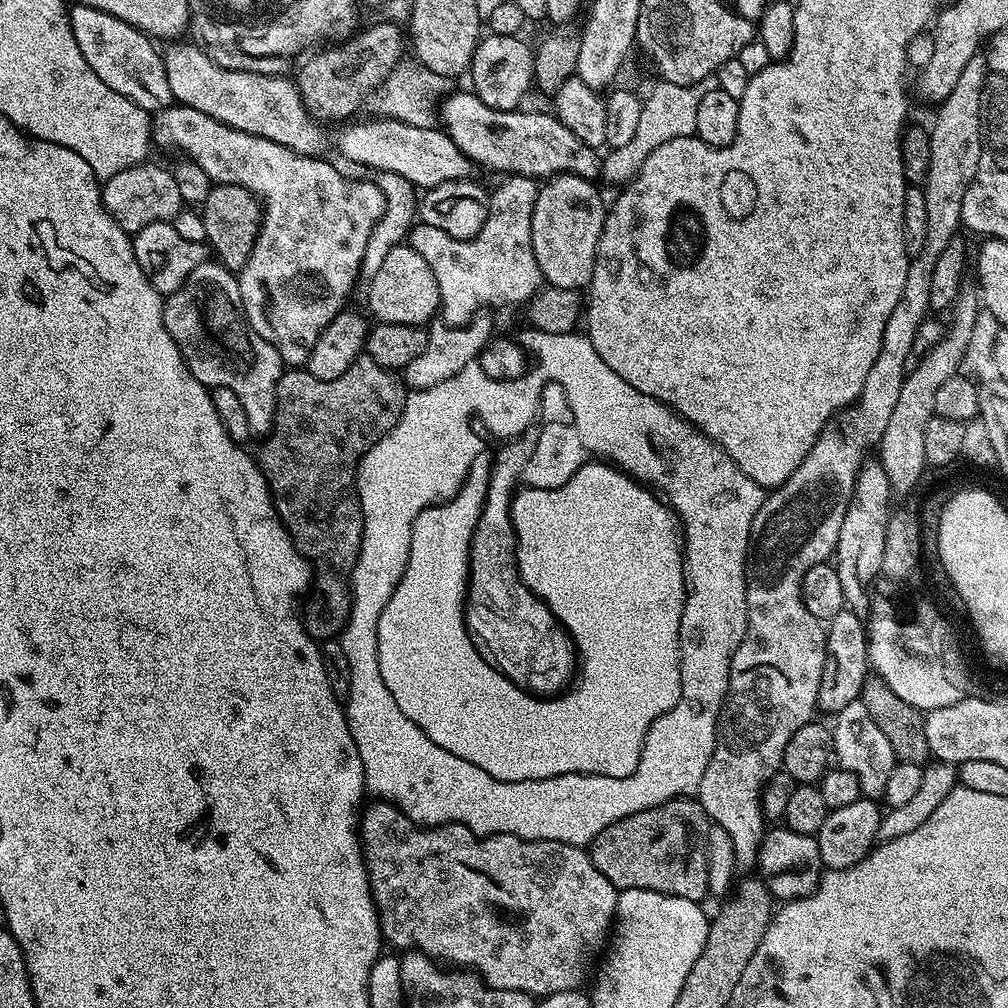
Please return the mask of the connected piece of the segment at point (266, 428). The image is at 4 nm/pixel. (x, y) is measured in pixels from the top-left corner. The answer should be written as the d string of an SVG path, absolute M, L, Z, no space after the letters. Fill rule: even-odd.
M219 262L199 264L186 278L186 282L178 286L178 290L167 293L164 301L164 325L198 382L205 384L209 390L218 386L234 390L246 410L253 437L267 436L276 417L276 387L282 375L282 361L274 346L270 346L270 342L266 342L266 338L259 336L250 326L246 310L242 306L239 279Z

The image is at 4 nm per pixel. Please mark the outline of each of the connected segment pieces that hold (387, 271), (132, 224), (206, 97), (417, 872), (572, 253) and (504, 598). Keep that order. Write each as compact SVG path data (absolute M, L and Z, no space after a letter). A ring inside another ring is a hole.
M407 243L399 244L386 254L385 261L382 262L381 269L374 274L368 283L368 306L379 323L389 324L395 322L398 325L418 325L423 327L431 323L439 313L441 302L441 290L438 289L438 280L434 272L423 258L411 245Z
M152 163L135 164L122 170L122 174L114 174L114 178L103 181L100 197L104 208L126 233L134 234L142 230L142 226L154 222L170 222L182 210L184 199L182 194L178 194L175 175Z
M184 42L169 43L162 52L166 82L170 82L175 103L202 110L227 128L278 142L303 156L320 156L323 153L324 132L320 129L323 128L321 121L308 114L300 92L288 76L222 70L222 66L210 62L203 47L180 43Z
M377 799L372 803L376 804L369 803L360 817L360 843L364 853L364 864L368 868L368 879L372 882L372 900L376 903L376 912L380 916L380 935L387 943L389 940L394 947L400 948L396 950L423 952L437 962L471 970L490 988L518 990L533 998L543 998L562 990L580 988L583 980L589 979L594 965L601 959L610 940L618 890L612 885L610 878L606 878L606 874L602 874L602 870L594 866L591 855L583 847L553 840L523 840L506 834L480 836L461 824L421 826L387 800Z
M567 174L545 179L539 185L530 230L534 242L534 256L538 258L538 266L542 270L545 281L551 287L584 290L592 283L596 251L600 245L600 235L604 229L606 215L606 200L604 204L599 190L595 188L596 186L593 181L586 178Z
M484 515L472 522L472 532L466 544L466 568L462 600L468 602L472 626L478 630L466 632L474 654L482 662L510 680L510 686L532 702L560 702L564 686L574 684L580 664L580 650L572 634L552 620L546 608L534 600L522 586L520 540L514 540L514 522L510 515L496 516L500 532L484 532Z

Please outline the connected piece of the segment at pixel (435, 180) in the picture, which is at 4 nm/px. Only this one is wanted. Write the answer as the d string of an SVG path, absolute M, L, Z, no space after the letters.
M385 118L357 119L340 132L340 152L356 164L366 164L379 173L393 172L406 178L417 189L427 190L455 180L466 180L473 175L473 161L439 127L423 128L404 121Z

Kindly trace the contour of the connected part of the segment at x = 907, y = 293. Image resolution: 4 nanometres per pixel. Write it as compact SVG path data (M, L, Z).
M983 55L970 58L970 62L966 62L966 70L962 70L958 77L954 90L950 90L950 94L935 109L936 121L930 124L930 170L922 185L926 198L926 242L920 253L909 259L902 298L898 300L898 306L894 306L890 322L886 322L886 330L882 334L882 350L878 350L878 358L874 358L874 366L870 366L870 374L866 377L866 386L859 401L843 409L838 419L824 428L806 454L802 466L798 466L798 470L790 474L785 484L769 491L758 514L754 514L752 539L748 541L748 629L738 650L734 650L734 658L728 667L728 692L716 729L716 749L714 754L710 754L710 762L706 766L706 774L702 774L698 793L709 821L730 834L730 840L734 842L736 866L740 870L757 867L756 859L766 831L766 819L763 806L760 805L764 784L776 772L781 771L786 742L790 742L790 738L794 738L794 733L802 730L802 726L813 723L815 716L812 715L817 715L818 712L818 690L830 663L828 642L825 625L810 614L803 601L803 579L811 567L827 561L835 553L838 530L842 530L842 518L846 518L860 467L866 463L864 451L867 448L875 449L879 445L880 436L886 434L894 405L898 403L898 393L902 391L902 382L913 359L912 347L916 344L916 335L924 324L924 315L929 315L930 312L930 281L934 265L938 263L938 254L942 254L942 250L946 250L946 246L957 239L959 232L956 231L961 231L962 198L966 198L966 190L978 174L978 162L982 158L984 145L982 93L989 76L990 69Z

